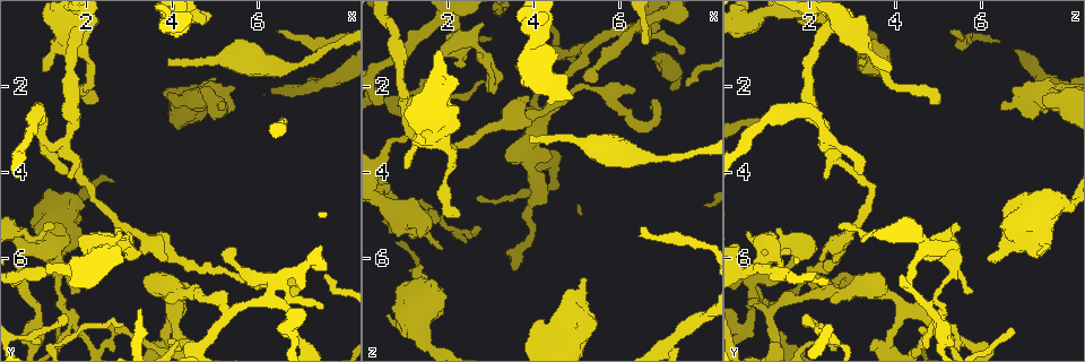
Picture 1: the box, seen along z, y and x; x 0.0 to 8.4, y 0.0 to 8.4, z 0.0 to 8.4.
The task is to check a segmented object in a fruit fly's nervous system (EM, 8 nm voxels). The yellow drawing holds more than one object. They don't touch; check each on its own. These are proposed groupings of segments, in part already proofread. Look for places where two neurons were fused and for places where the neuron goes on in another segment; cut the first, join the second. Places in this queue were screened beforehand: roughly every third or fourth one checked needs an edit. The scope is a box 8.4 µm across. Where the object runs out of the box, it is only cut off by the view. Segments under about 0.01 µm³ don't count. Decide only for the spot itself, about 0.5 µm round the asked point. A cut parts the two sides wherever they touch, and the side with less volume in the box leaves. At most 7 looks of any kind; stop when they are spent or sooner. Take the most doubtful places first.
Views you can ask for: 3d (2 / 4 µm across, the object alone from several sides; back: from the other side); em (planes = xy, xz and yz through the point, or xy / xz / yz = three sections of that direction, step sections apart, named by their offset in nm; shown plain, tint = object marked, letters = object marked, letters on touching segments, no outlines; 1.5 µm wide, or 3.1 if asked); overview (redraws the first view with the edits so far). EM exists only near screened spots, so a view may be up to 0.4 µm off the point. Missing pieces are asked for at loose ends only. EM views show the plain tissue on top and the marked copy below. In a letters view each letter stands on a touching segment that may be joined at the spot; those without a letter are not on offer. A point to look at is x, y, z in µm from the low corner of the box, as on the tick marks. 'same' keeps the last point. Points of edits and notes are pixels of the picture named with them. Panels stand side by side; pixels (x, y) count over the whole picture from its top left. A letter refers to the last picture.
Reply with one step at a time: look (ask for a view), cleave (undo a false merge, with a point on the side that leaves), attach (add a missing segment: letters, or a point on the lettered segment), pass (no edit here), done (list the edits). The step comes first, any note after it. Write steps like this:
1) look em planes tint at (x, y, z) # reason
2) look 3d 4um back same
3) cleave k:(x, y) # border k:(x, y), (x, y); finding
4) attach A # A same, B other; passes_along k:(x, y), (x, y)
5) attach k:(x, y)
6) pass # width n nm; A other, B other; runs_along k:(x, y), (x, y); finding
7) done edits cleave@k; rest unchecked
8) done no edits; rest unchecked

look em xy step 4 letters at (3.85, 1.50, 3.20) # branch stops here

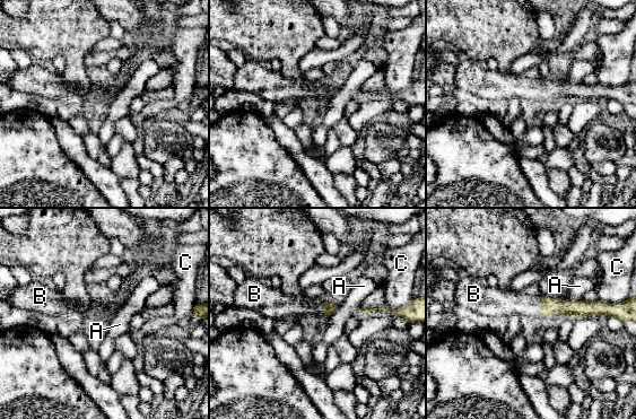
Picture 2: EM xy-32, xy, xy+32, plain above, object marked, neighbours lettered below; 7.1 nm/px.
attach B # A other, B same, C other; passes_along 2:(548, 306), (540, 306), (505, 304); it goes on there

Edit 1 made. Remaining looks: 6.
look overview # see it whole again

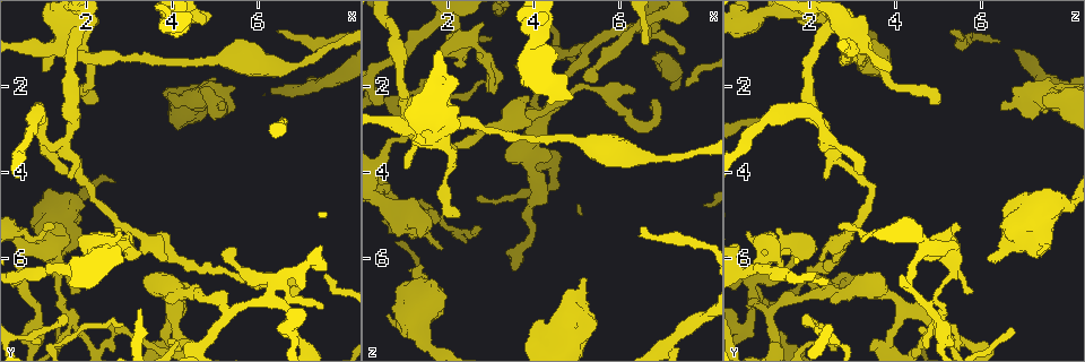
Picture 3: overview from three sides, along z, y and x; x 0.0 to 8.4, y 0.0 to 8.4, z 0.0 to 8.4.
look em xy step 4 tint at (6.50, 0.70, 5.30)

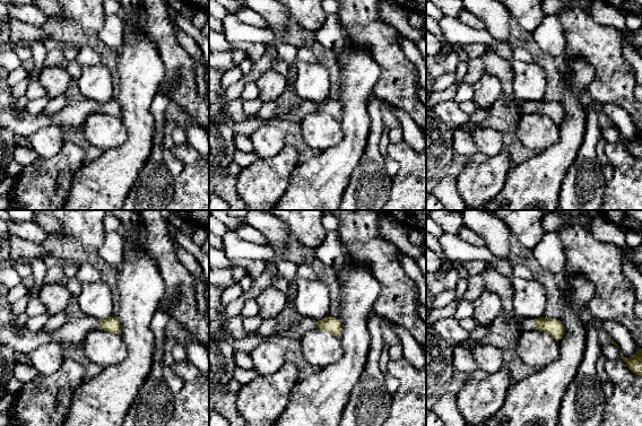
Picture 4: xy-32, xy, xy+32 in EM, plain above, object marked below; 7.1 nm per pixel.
look em planes letters same # another direction

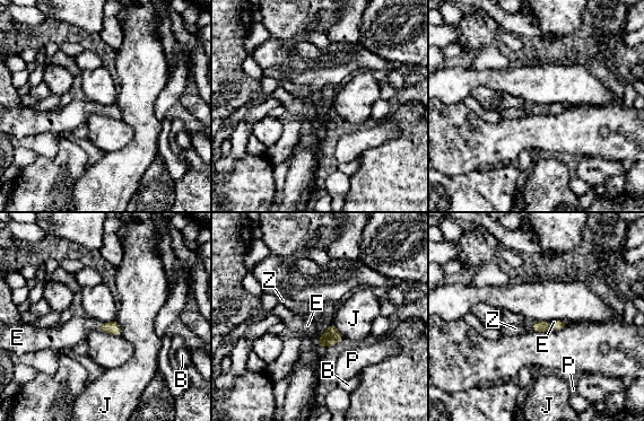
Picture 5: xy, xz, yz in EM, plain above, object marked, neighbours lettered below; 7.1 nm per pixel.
attach E # B other, E same, J other, P other, Z other; it goes on there

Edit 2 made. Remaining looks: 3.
look overview

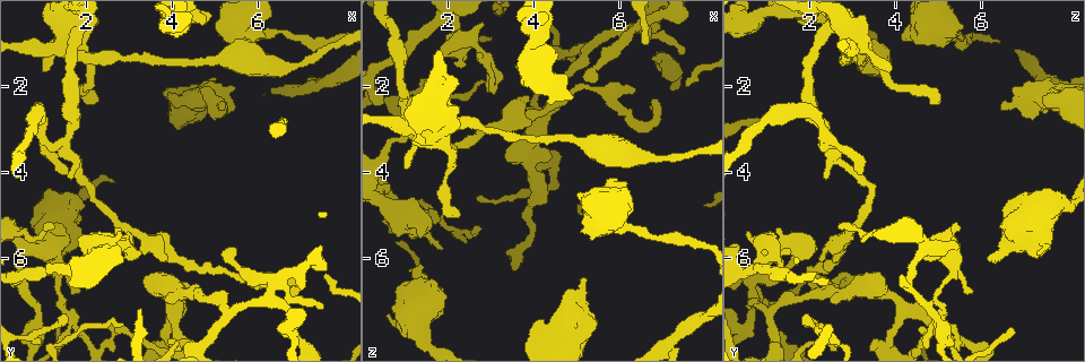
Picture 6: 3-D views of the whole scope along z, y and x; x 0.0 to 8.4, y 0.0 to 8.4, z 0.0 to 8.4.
look em xy step 8 letters at (1.75, 7.30, 5.05) # thick turns thin

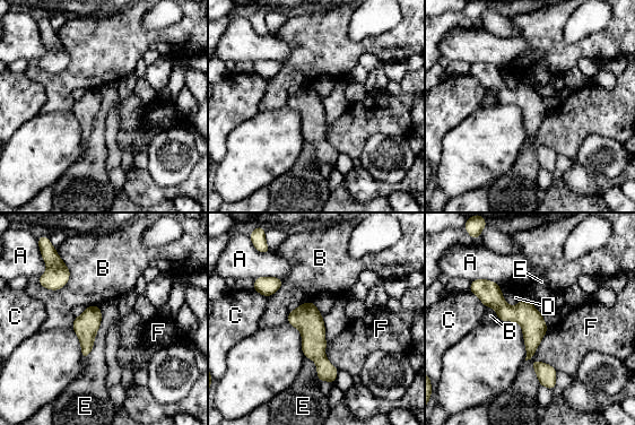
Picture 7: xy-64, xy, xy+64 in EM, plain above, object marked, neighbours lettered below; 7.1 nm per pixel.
look em planes letters same

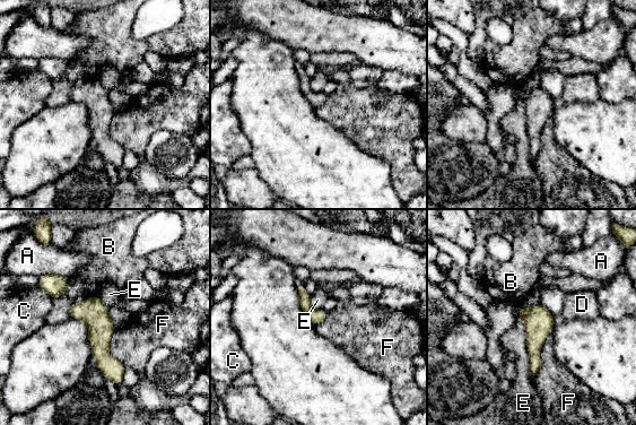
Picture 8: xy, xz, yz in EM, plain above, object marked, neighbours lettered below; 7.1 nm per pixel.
pass # longest_contact E 550 nm; A other, B other, C other, D other, E other, F other; border 8:(539, 302), (517, 310), (532, 376); one neuron here

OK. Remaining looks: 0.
done edits attach@2, attach@5; rest unchecked

